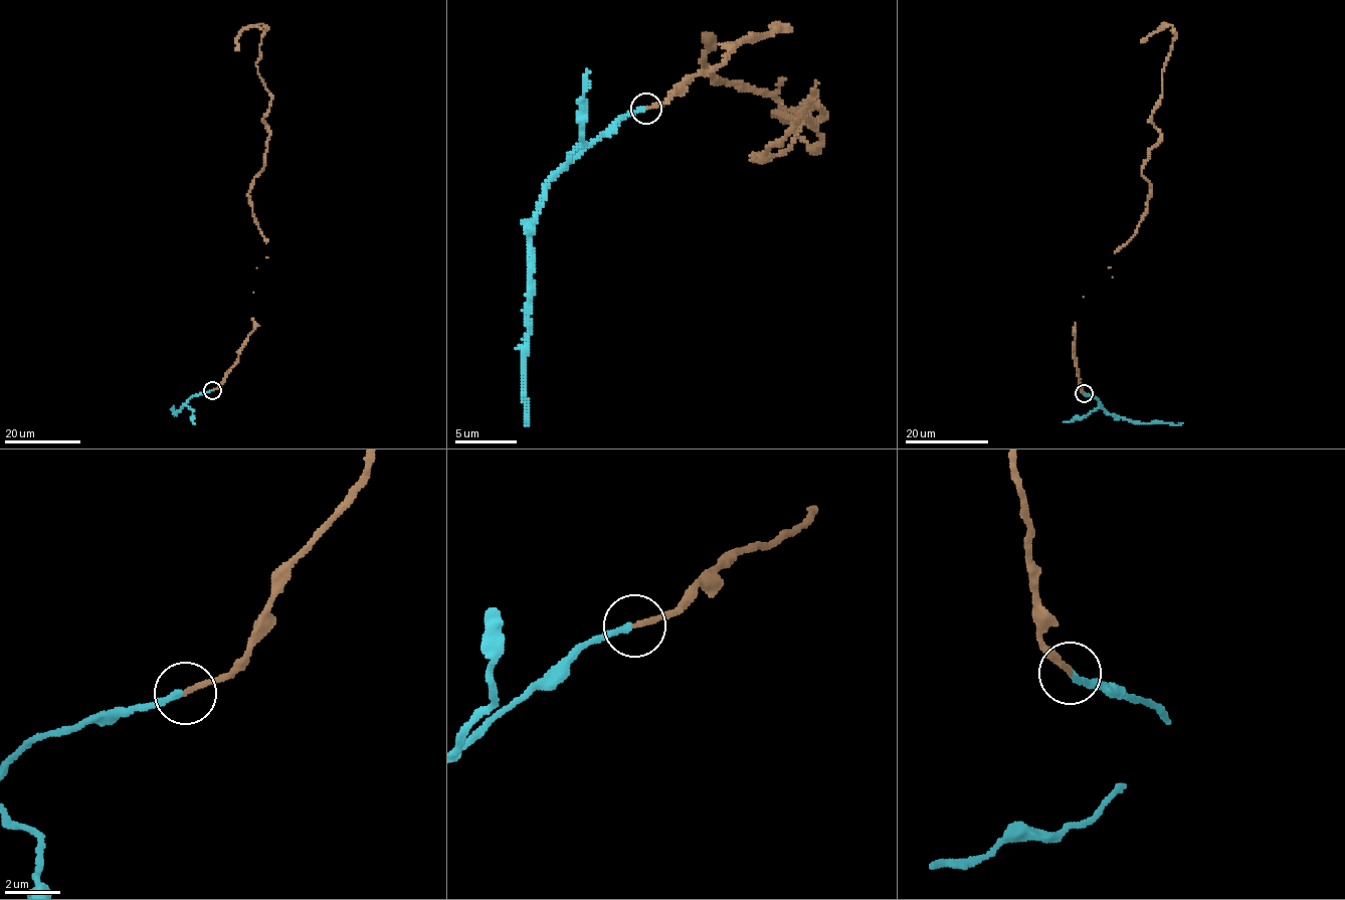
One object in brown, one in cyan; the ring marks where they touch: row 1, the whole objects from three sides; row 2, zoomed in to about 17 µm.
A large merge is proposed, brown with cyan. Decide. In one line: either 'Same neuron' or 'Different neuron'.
Same neuron

